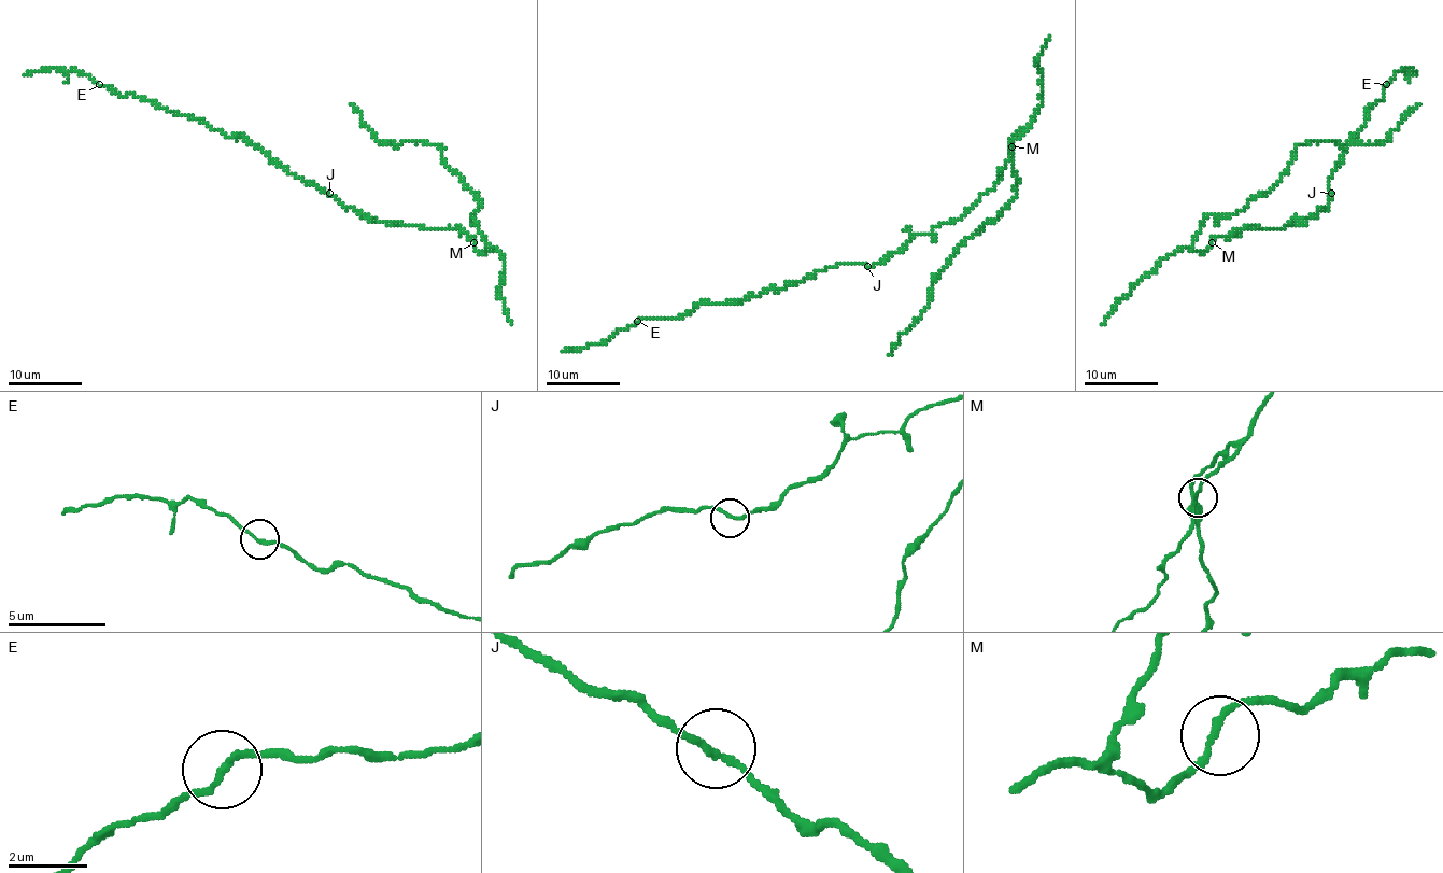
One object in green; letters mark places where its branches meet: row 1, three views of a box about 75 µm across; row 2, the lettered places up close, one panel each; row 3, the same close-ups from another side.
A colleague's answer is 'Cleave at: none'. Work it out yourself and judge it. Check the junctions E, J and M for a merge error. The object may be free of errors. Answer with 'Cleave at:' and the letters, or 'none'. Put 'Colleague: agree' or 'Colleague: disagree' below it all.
Cleave at: none
Colleague: agree

